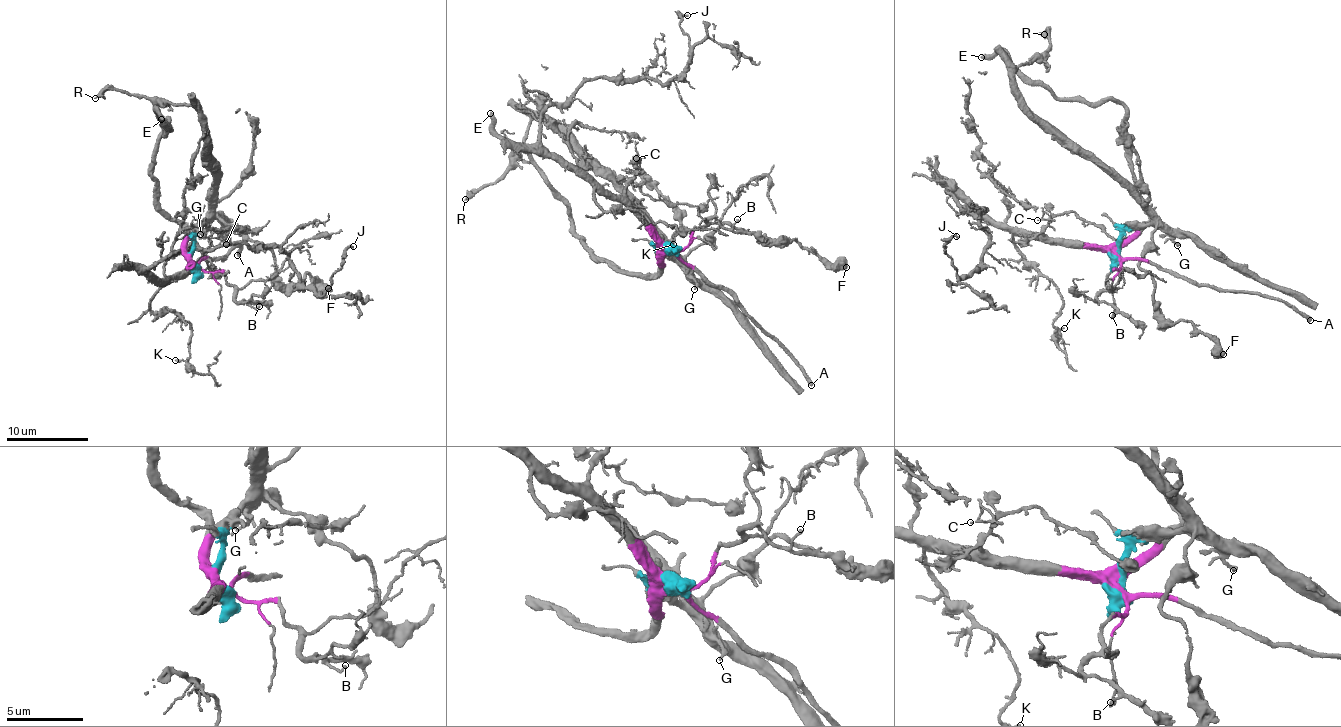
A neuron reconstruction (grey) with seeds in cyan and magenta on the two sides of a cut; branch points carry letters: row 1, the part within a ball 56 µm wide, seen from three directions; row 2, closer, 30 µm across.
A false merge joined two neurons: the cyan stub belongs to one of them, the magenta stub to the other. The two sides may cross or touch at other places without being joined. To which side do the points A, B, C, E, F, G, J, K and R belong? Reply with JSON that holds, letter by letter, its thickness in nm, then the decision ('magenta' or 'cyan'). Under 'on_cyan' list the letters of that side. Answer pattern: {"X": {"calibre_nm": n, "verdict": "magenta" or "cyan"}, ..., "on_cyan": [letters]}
{"A": {"calibre_nm": 320, "verdict": "magenta"}, "B": {"calibre_nm": 150, "verdict": "magenta"}, "C": {"calibre_nm": 120, "verdict": "magenta"}, "E": {"calibre_nm": 420, "verdict": "magenta"}, "F": {"calibre_nm": 650, "verdict": "cyan"}, "G": {"calibre_nm": 200, "verdict": "cyan"}, "J": {"calibre_nm": 220, "verdict": "magenta"}, "K": {"calibre_nm": 130, "verdict": "magenta"}, "R": {"calibre_nm": 240, "verdict": "cyan"}, "on_cyan": ["F", "G", "R"]}

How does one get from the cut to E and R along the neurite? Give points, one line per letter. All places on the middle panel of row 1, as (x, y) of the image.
E: (669, 249), (654, 274), (628, 271), (598, 259), (579, 241), (567, 199), (532, 158), (495, 131), (490, 113)
R: (669, 249), (659, 247), (674, 259), (633, 194), (538, 116), (530, 121), (517, 156), (494, 182), (464, 200)

